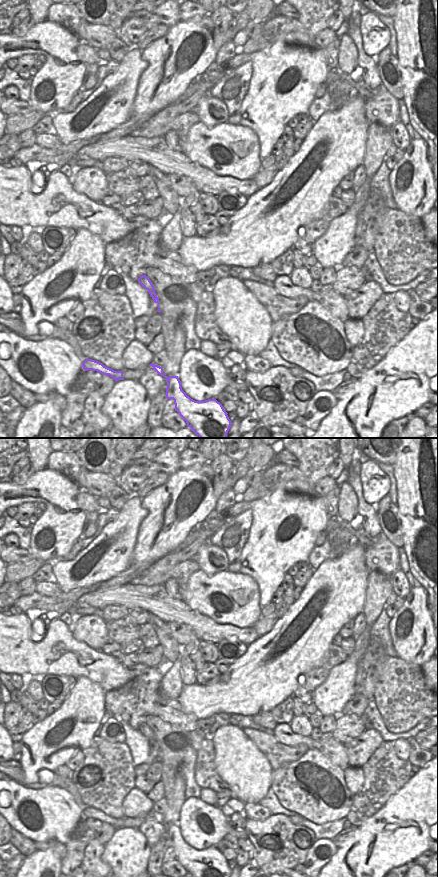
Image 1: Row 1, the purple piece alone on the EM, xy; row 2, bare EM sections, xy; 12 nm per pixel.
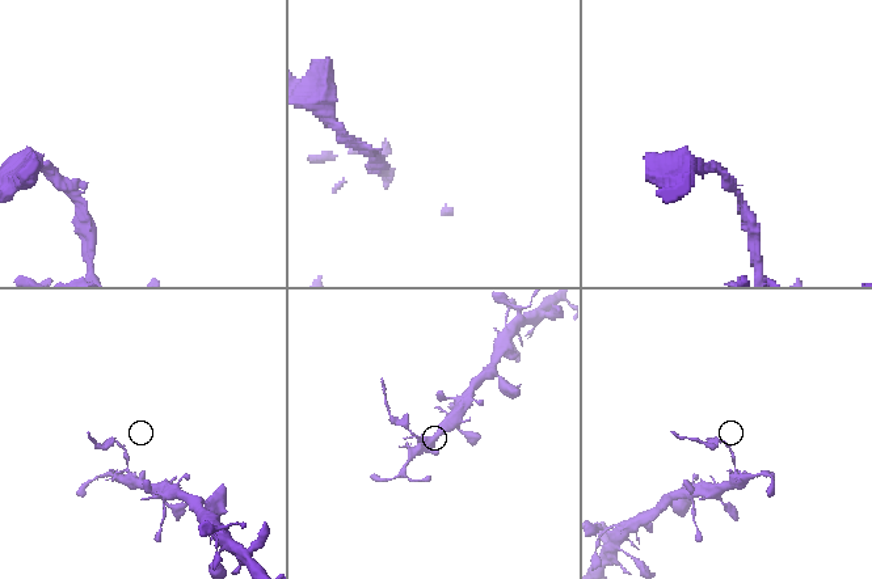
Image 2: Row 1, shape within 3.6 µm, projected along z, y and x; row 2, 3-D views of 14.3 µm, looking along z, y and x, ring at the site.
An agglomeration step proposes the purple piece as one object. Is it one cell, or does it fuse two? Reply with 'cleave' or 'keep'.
cleave

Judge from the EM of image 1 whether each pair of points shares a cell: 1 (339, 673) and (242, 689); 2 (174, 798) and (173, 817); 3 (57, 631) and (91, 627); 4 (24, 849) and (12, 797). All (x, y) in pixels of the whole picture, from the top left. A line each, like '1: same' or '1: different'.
1: different
2: same
3: different
4: different

